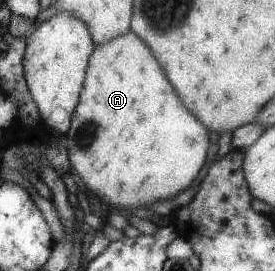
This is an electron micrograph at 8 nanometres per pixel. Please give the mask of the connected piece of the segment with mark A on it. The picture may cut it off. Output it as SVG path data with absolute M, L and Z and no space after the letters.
M126 32L106 45L94 46L94 57L89 59L81 99L78 100L78 109L74 110L74 121L70 121L69 128L70 133L65 133L64 138L70 173L82 188L89 189L88 192L93 192L98 200L104 200L116 209L134 209L174 197L192 183L198 169L206 161L206 129L192 113L184 109L152 53L134 33Z

